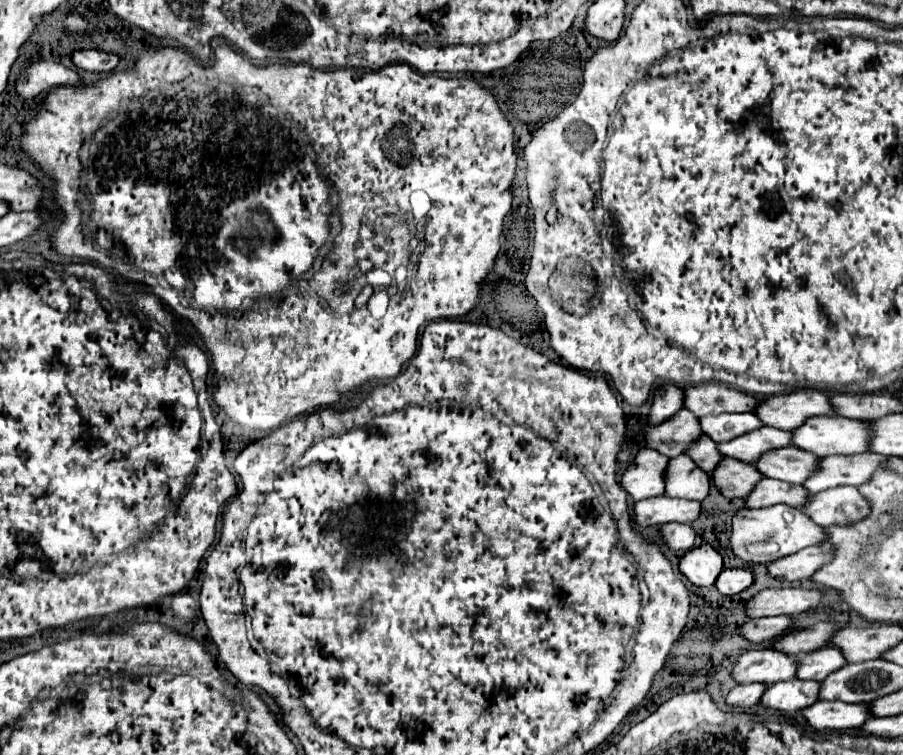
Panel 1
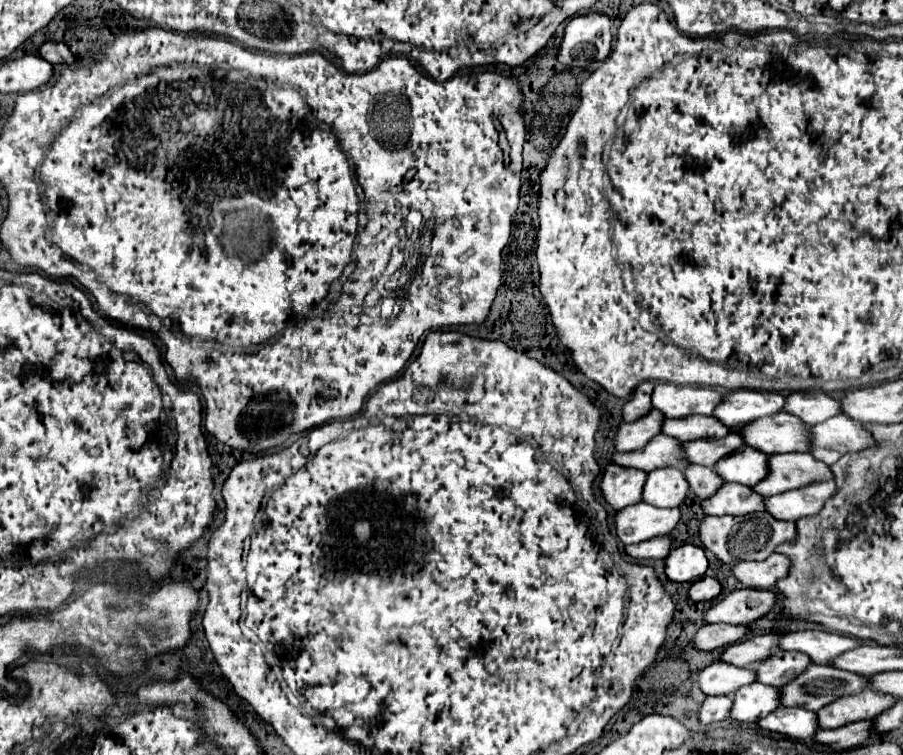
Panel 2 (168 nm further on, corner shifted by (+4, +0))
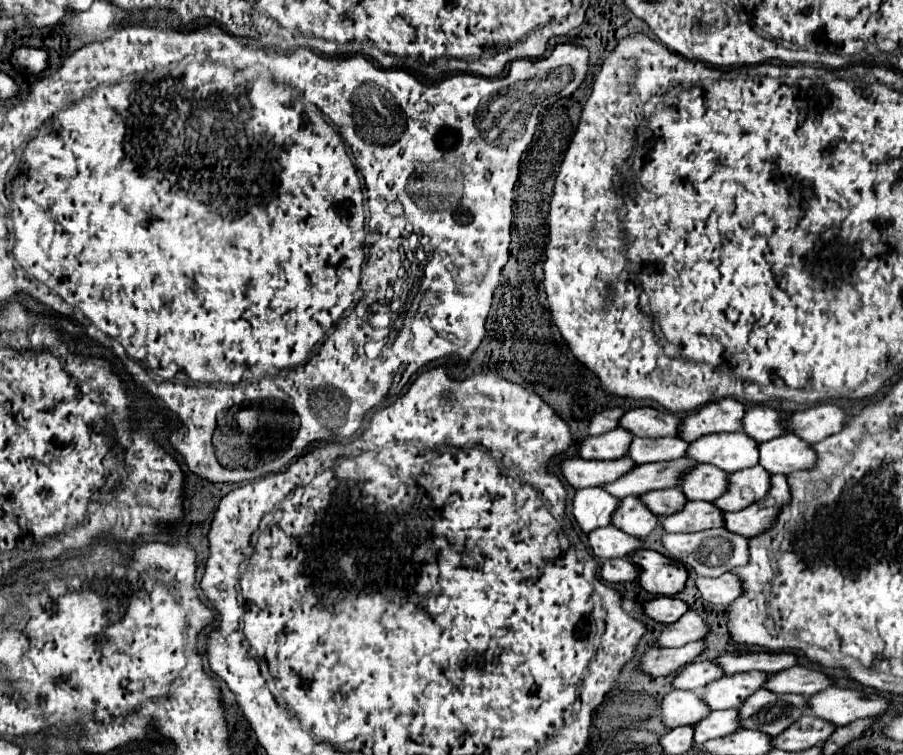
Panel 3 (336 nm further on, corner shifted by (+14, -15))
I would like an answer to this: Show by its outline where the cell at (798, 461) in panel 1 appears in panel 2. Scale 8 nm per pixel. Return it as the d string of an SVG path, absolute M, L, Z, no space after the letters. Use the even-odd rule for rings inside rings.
M738 447L732 455L722 457L714 471L724 479L724 481L736 481L742 485L756 485L762 477L768 475L768 455L756 453L756 449L748 447Z

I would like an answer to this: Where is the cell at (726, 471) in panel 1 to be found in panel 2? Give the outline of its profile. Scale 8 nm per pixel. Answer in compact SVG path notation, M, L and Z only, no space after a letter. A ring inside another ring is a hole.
M688 465L684 469L684 477L690 485L690 491L700 499L710 497L724 483L724 481L720 481L720 477L716 477L716 473L712 469L704 469L702 465Z

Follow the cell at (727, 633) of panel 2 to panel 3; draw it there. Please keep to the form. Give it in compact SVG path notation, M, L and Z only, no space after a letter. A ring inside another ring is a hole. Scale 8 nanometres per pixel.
M690 642L680 648L660 648L648 650L642 660L642 670L652 676L670 676L684 668L686 664L694 662L706 650L706 642Z

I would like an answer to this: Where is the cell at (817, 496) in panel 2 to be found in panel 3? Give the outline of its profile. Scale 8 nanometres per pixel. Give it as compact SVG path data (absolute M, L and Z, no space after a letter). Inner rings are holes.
M780 474L772 476L772 488L764 500L754 502L740 512L726 512L726 528L748 538L754 538L766 532L766 528L772 528L782 506L790 504L790 486L788 482L782 482L780 486L780 480L788 478Z

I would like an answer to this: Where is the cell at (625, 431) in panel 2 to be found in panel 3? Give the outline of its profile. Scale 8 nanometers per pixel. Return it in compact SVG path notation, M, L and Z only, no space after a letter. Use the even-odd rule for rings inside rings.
M616 428L602 436L590 436L580 446L580 456L590 460L614 460L626 456L626 448L630 448L630 432L626 428Z

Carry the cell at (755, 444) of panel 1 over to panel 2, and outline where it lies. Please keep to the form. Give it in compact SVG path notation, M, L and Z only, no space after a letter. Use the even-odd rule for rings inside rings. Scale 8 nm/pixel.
M728 433L726 437L712 439L712 441L704 441L704 439L686 441L682 445L682 451L684 451L684 459L690 465L714 467L716 461L720 457L724 457L724 453L732 453L732 449L738 449L742 445L744 445L744 441L740 441L740 437L736 437L736 433Z

